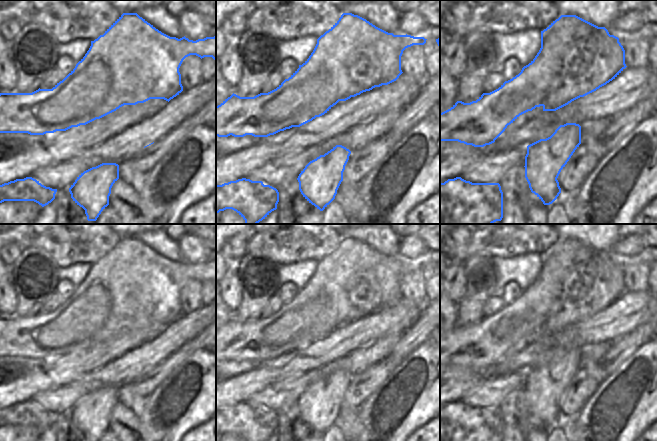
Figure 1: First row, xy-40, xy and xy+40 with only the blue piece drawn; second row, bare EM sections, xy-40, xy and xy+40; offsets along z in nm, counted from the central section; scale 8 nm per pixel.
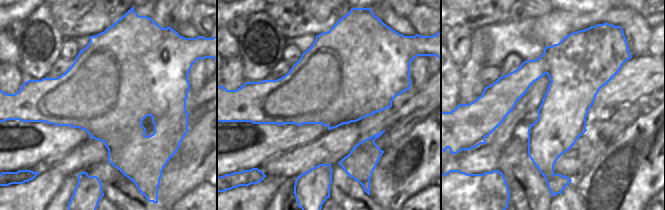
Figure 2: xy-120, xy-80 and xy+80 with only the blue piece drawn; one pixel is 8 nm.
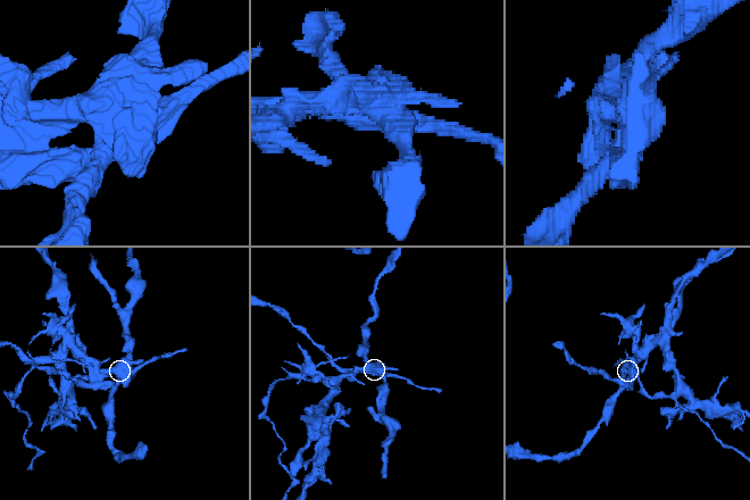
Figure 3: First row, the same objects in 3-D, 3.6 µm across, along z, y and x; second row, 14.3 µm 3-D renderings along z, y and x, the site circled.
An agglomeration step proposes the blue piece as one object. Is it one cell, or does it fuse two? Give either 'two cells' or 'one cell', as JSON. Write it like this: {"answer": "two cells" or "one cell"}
{"answer": "two cells"}

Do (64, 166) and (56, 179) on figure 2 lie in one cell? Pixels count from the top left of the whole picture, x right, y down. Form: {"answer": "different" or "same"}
{"answer": "different"}

